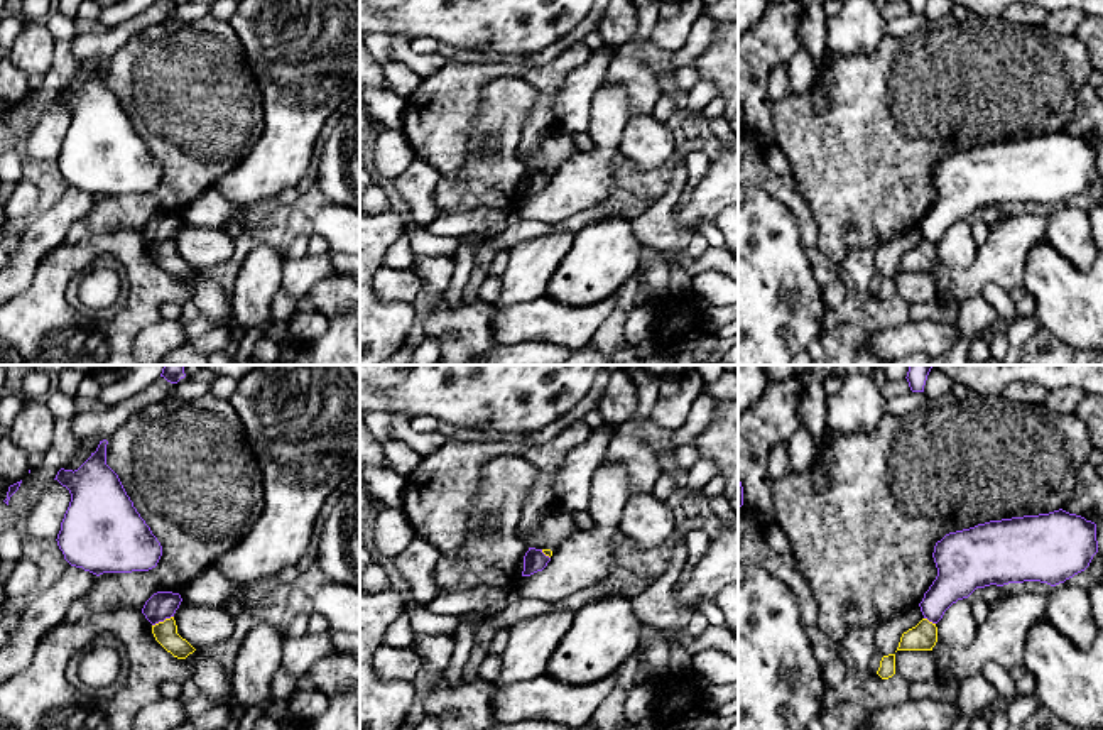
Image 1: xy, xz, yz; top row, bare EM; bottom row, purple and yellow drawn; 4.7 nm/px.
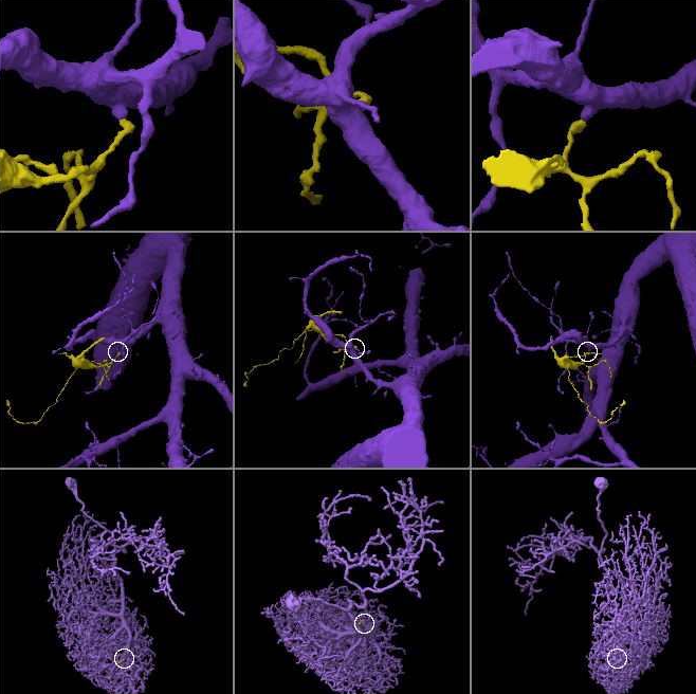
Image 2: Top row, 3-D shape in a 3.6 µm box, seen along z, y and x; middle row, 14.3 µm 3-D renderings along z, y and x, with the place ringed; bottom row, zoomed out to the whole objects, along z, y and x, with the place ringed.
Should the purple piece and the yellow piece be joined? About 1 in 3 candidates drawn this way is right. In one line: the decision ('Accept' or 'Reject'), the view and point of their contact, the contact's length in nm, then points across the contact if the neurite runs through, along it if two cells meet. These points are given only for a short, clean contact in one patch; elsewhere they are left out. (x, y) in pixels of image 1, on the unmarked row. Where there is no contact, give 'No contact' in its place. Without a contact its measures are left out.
Reject. Touches purple at xy (163, 242). Shared border 120 nm. Boundary: xy (173, 237), (152, 247)

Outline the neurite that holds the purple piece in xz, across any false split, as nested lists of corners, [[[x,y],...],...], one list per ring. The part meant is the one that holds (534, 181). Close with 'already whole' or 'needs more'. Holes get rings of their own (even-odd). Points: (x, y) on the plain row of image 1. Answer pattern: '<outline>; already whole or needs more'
[[[529,169],[529,172],[524,177],[524,193],[522,198],[530,198],[537,193],[542,193],[547,184],[551,182],[549,177],[542,174],[542,171]]]; already whole

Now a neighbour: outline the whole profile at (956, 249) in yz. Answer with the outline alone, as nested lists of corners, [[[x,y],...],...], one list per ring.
[[[963,220],[953,225],[944,233],[936,248],[939,264],[953,269],[970,267],[978,250],[971,233],[971,223],[968,220]]]

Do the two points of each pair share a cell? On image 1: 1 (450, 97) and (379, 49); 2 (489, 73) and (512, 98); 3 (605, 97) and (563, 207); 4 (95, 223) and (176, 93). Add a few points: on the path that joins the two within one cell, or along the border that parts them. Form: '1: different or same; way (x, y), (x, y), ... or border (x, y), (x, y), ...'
1: different; border (423, 80), (407, 100)
2: different; border (534, 87), (495, 78), (482, 90), (478, 114)
3: same; way (605, 124), (603, 147), (583, 179)
4: same; way (135, 210), (151, 203), (176, 178), (176, 134)

